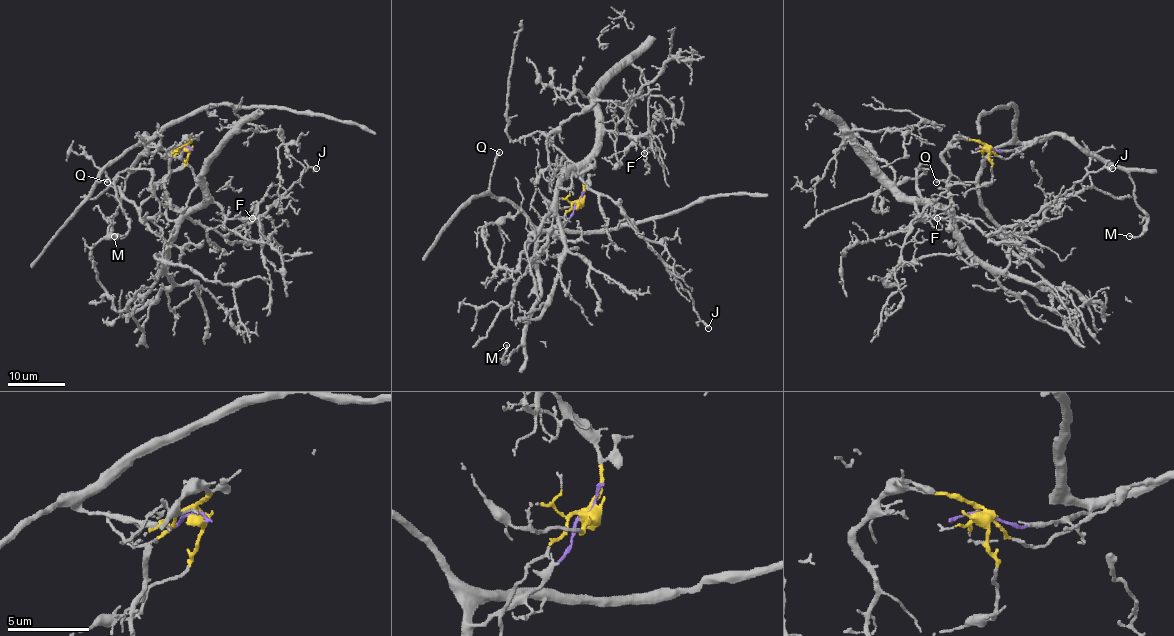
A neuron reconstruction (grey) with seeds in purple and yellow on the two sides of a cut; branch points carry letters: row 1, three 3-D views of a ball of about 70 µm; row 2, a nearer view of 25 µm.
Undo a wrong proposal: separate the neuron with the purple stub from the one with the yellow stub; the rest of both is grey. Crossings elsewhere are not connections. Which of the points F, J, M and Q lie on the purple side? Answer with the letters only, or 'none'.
M, Q

